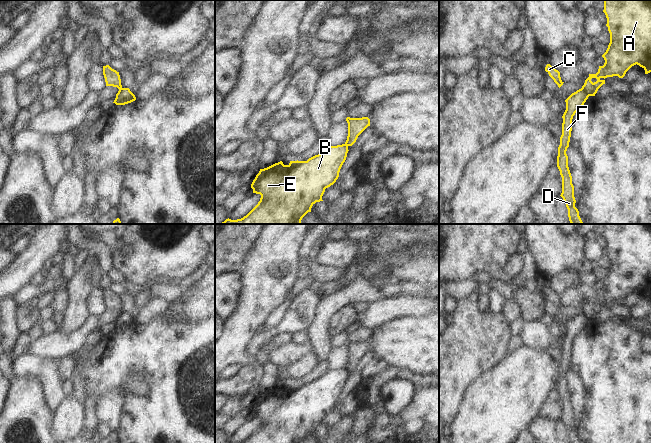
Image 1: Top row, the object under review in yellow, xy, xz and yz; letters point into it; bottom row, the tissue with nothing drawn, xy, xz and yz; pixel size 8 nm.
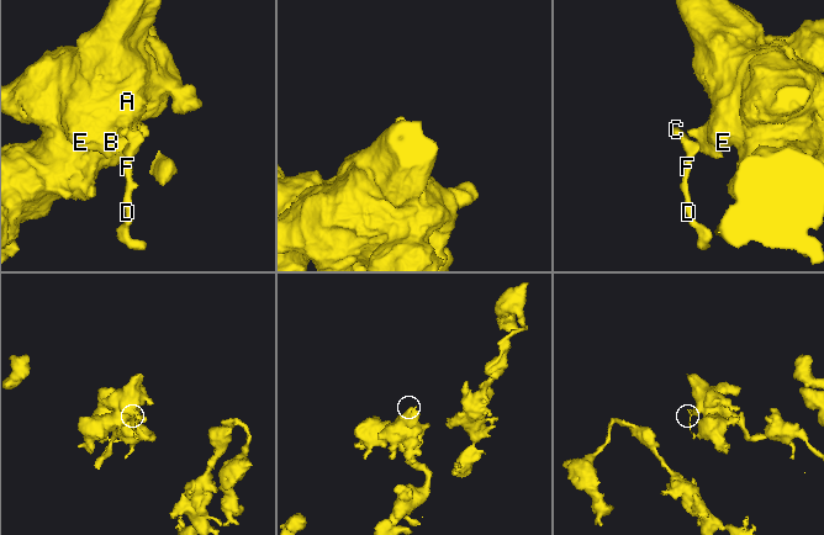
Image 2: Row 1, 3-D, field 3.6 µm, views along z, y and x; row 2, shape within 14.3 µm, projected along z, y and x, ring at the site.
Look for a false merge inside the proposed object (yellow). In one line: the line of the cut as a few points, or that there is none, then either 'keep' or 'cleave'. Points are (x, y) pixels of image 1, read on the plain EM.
cut yz (582, 311), (589, 319); cleave

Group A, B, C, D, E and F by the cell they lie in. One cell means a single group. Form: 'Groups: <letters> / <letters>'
Groups: A B E / C D F.

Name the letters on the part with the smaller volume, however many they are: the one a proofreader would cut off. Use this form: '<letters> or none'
C, D, F

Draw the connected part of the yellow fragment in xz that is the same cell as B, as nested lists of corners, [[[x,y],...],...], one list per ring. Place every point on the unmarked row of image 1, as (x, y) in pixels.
[[[345,368],[330,370],[307,385],[290,385],[288,389],[280,385],[260,393],[251,408],[253,417],[261,419],[260,425],[241,443],[302,443],[316,426],[323,425],[325,413],[336,406],[348,375]]]

